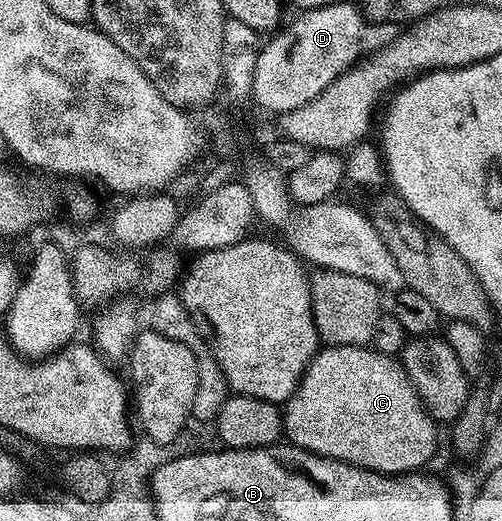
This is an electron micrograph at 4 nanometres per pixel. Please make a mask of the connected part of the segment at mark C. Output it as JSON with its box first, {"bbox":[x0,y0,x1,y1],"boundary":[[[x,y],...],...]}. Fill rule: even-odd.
{"bbox":[283,346,437,474],"boundary":[[[324,346],[308,363],[300,385],[283,405],[283,435],[297,448],[371,472],[403,474],[423,469],[436,452],[437,421],[424,409],[403,363],[371,346]]]}

